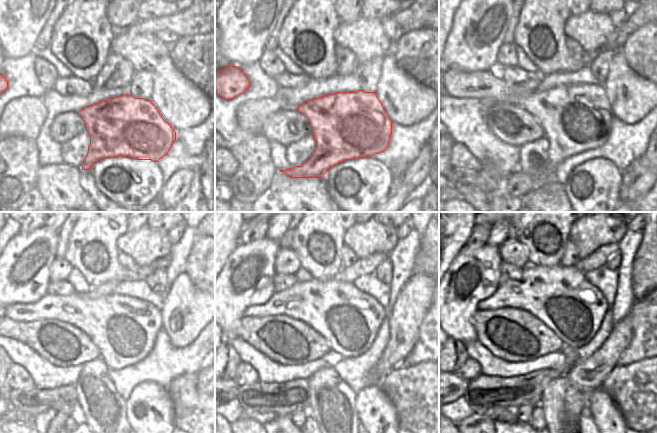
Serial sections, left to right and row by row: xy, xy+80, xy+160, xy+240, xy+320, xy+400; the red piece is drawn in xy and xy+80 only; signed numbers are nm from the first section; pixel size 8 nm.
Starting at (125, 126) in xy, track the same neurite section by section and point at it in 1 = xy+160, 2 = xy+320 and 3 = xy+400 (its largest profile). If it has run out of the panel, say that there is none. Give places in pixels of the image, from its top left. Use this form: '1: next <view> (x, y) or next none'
1: next xy+160 (578, 118)
2: next xy+320 (349, 319)
3: next xy+400 (560, 296)

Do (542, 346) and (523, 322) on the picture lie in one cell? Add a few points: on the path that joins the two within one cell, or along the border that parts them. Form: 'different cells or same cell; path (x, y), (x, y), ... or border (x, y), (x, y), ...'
same cell; path (539, 340), (528, 328)

